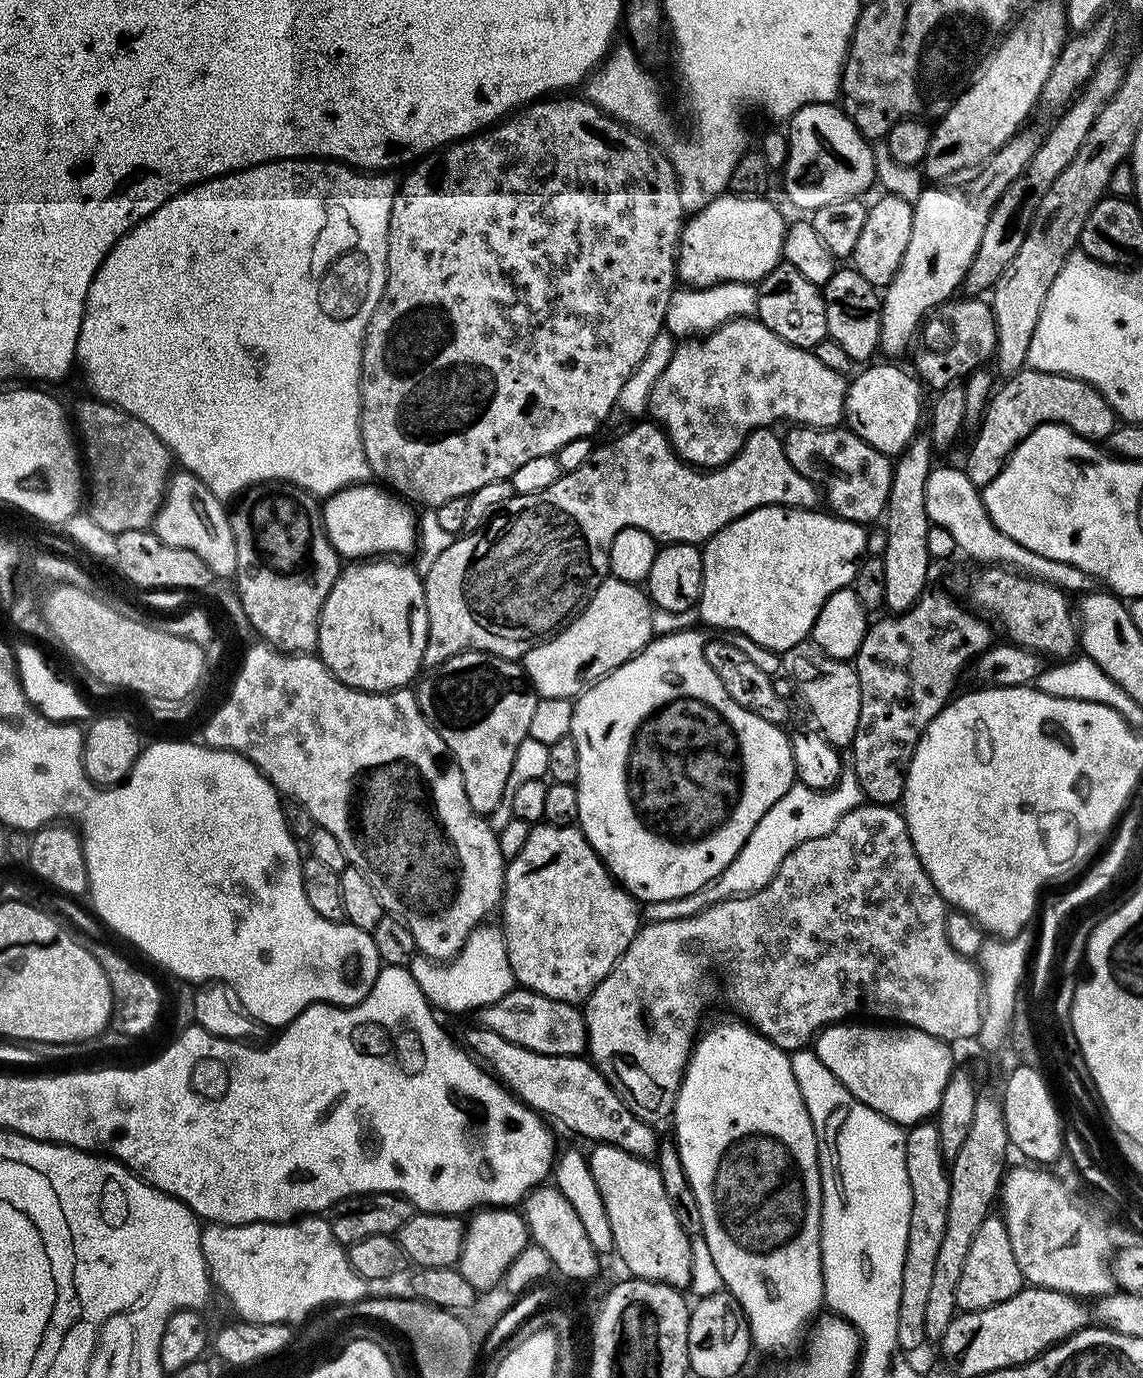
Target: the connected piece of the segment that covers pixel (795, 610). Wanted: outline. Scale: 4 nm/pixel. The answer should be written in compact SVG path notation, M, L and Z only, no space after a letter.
M772 504L768 508L759 508L734 522L730 522L722 530L718 530L703 545L704 554L704 577L702 578L702 590L700 591L700 619L712 630L727 630L730 632L740 632L744 635L745 641L753 645L769 648L771 652L783 654L790 650L790 646L798 646L798 642L809 639L812 635L812 627L830 594L838 590L849 587L856 576L856 565L860 563L865 555L868 546L868 532L865 525L855 524L849 520L844 520L838 515L829 514L827 511L813 510L811 508L779 508L777 504Z

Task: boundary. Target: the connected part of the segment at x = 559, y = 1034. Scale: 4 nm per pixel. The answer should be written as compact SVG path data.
M513 988L510 994L498 998L498 1002L490 1002L490 1006L479 1009L479 1016L479 1027L494 1030L494 1034L506 1038L506 1042L526 1046L526 1050L534 1050L538 1054L578 1056L588 1046L584 1013L575 1003L555 1000L532 992L529 988Z

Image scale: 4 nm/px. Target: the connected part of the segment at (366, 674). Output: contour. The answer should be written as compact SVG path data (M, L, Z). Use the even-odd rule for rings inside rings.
M368 558L345 567L330 594L326 594L315 651L320 661L346 686L363 692L394 692L409 687L421 675L427 637L428 615L421 573L407 568L396 558Z

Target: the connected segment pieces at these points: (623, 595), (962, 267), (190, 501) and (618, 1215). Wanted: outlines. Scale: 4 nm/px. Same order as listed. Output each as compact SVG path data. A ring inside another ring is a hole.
M606 578L573 619L522 657L532 691L540 698L572 700L579 696L589 684L622 666L647 646L654 636L650 626L653 611L643 587Z
M1021 130L1008 139L990 159L984 161L973 180L968 180L965 184L956 184L953 188L928 186L932 188L925 187L921 191L920 197L912 204L914 226L910 230L910 246L906 246L906 254L902 254L902 262L894 278L882 292L879 351L888 355L885 357L900 358L896 356L902 355L907 350L908 343L910 348L925 317L941 304L953 299L955 292L952 291L963 285L966 270L970 270L974 254L978 254L978 242L982 242L982 230L986 230L986 222L998 198L1002 198L1006 189L1024 173L1024 167L1030 162L1037 143L1037 137L1032 137L1028 130Z
M173 471L168 490L164 493L164 505L156 513L154 531L166 546L178 546L182 550L194 550L206 566L210 566L213 577L231 577L236 571L238 554L232 533L229 513L224 513L225 505L220 497L214 495L192 472Z
M596 1144L593 1149L593 1152L587 1153L588 1169L590 1174L594 1174L594 1186L598 1186L598 1194L602 1194L602 1202L606 1206L606 1216L610 1218L615 1255L620 1255L621 1262L632 1271L629 1273L635 1279L653 1280L655 1284L687 1289L690 1285L692 1242L688 1232L682 1230L682 1222L678 1222L674 1206L670 1206L670 1198L666 1198L666 1186L662 1186L659 1167L651 1159L618 1150L618 1146Z

